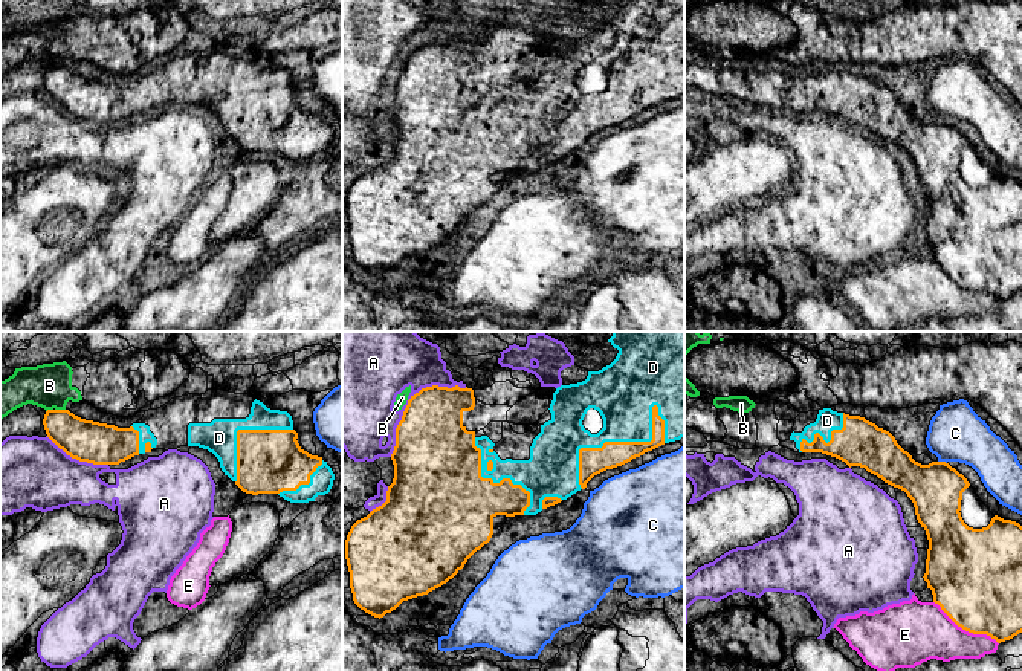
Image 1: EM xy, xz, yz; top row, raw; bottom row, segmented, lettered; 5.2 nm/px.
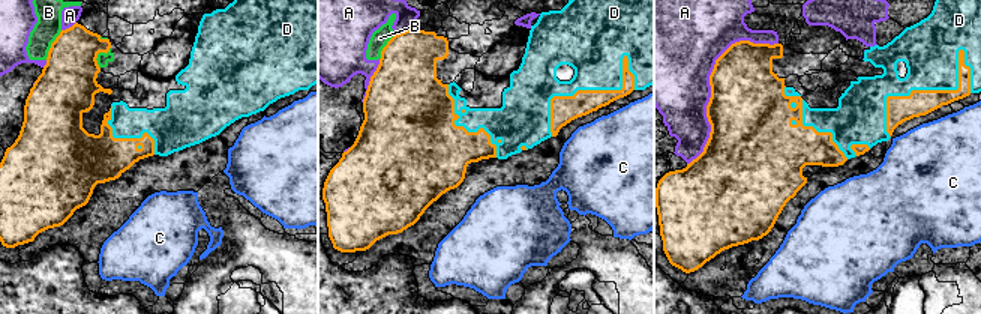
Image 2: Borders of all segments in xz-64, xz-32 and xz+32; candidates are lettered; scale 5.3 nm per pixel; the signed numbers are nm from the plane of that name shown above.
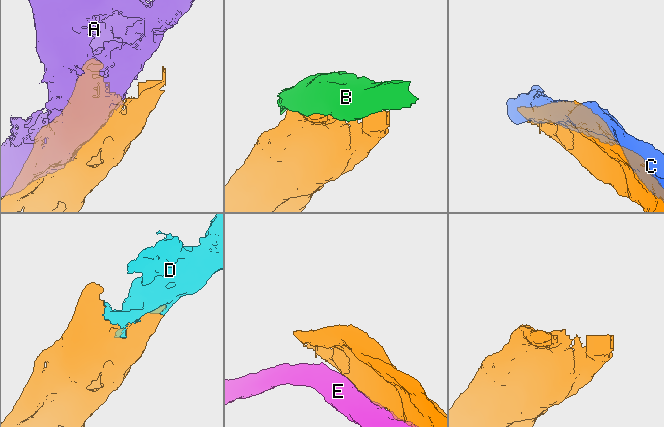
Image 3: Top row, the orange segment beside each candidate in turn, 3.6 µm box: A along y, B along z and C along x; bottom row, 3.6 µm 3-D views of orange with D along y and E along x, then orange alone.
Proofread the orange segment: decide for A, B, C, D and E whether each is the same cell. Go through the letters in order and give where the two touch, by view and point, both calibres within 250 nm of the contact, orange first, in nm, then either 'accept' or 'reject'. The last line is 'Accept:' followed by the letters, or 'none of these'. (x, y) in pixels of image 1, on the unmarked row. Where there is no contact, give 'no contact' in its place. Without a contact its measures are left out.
A: xz (410, 57) | 380/360 nm | reject
B: xy (60, 68) | 220/240 nm | reject
C: yz (943, 119) | 280/280 nm | reject
D: xz (613, 100) | 140/320 nm | accept
E: yz (966, 288) | 460/320 nm | reject
Accept: D

